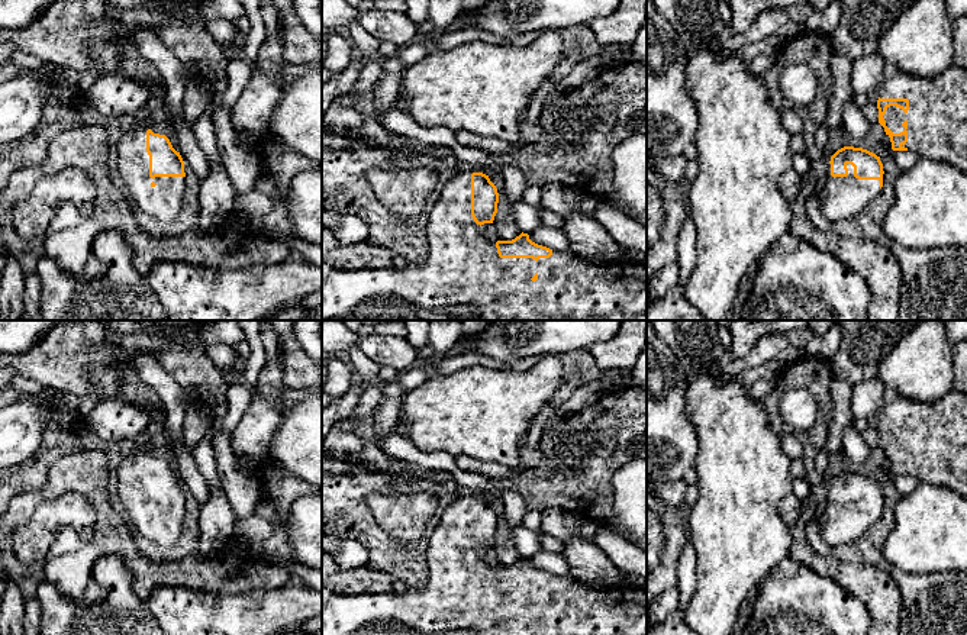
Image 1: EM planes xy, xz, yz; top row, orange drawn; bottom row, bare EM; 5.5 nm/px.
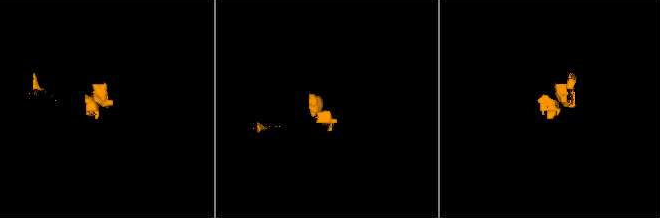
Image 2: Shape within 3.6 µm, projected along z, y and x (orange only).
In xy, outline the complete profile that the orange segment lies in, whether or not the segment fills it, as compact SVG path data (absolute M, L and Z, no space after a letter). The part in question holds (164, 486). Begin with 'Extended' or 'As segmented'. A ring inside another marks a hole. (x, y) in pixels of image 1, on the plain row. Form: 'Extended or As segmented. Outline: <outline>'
Extended. Outline: M136 448L116 476L119 499L136 532L159 547L174 545L183 534L186 497L170 464Z

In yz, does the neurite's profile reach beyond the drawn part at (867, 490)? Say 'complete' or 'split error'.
split error

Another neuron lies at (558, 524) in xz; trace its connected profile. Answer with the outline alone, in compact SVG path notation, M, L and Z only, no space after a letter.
M554 509L542 513L539 532L560 541L573 535L592 539L599 529L599 523L576 512Z

